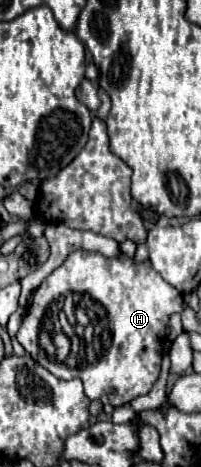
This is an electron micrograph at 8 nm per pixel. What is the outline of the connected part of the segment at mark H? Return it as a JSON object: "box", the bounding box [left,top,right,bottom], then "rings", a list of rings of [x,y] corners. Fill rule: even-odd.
{"box":[17,251,183,407],"rings":[[[75,251],[67,261],[57,267],[35,291],[29,311],[17,331],[17,341],[25,351],[47,371],[59,379],[79,377],[89,399],[109,403],[113,407],[125,405],[137,395],[151,391],[159,377],[161,349],[167,337],[169,317],[183,311],[181,293],[171,287],[153,267],[151,261],[137,263],[133,257],[119,253],[117,257],[105,257],[97,251]],[[79,293],[79,305],[85,309],[91,325],[95,327],[89,339],[89,351],[85,351],[85,367],[69,367],[65,363],[51,361],[39,345],[41,321],[47,307],[61,295]]]}

